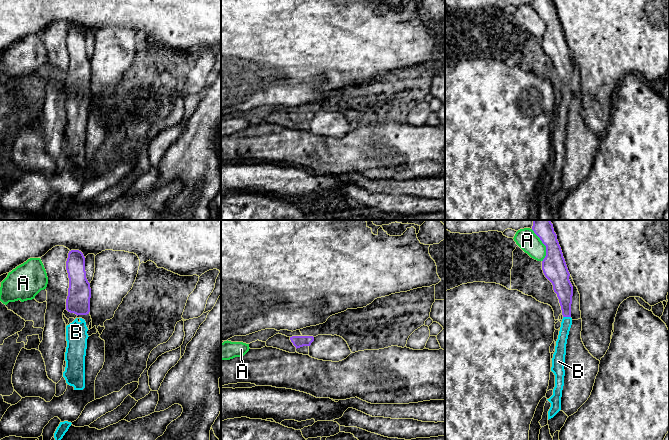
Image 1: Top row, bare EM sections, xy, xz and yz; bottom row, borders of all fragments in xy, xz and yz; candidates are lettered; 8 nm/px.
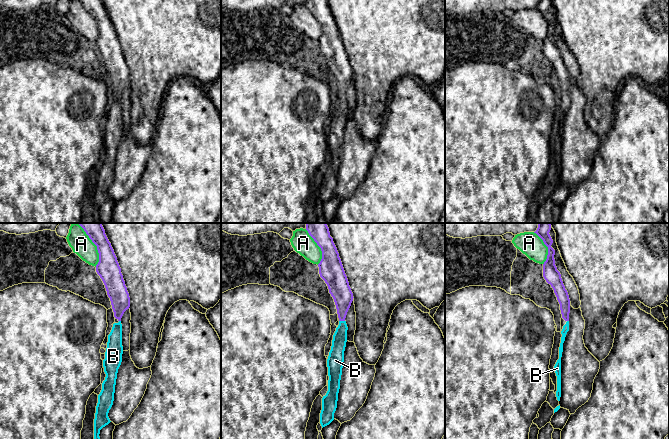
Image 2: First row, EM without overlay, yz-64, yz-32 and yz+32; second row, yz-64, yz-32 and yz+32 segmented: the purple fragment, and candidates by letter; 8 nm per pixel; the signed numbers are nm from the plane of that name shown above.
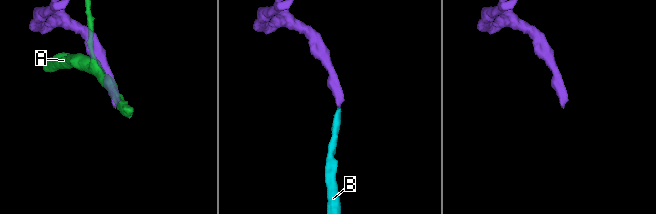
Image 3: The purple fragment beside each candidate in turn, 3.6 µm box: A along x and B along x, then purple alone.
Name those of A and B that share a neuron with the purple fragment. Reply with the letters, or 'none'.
B

